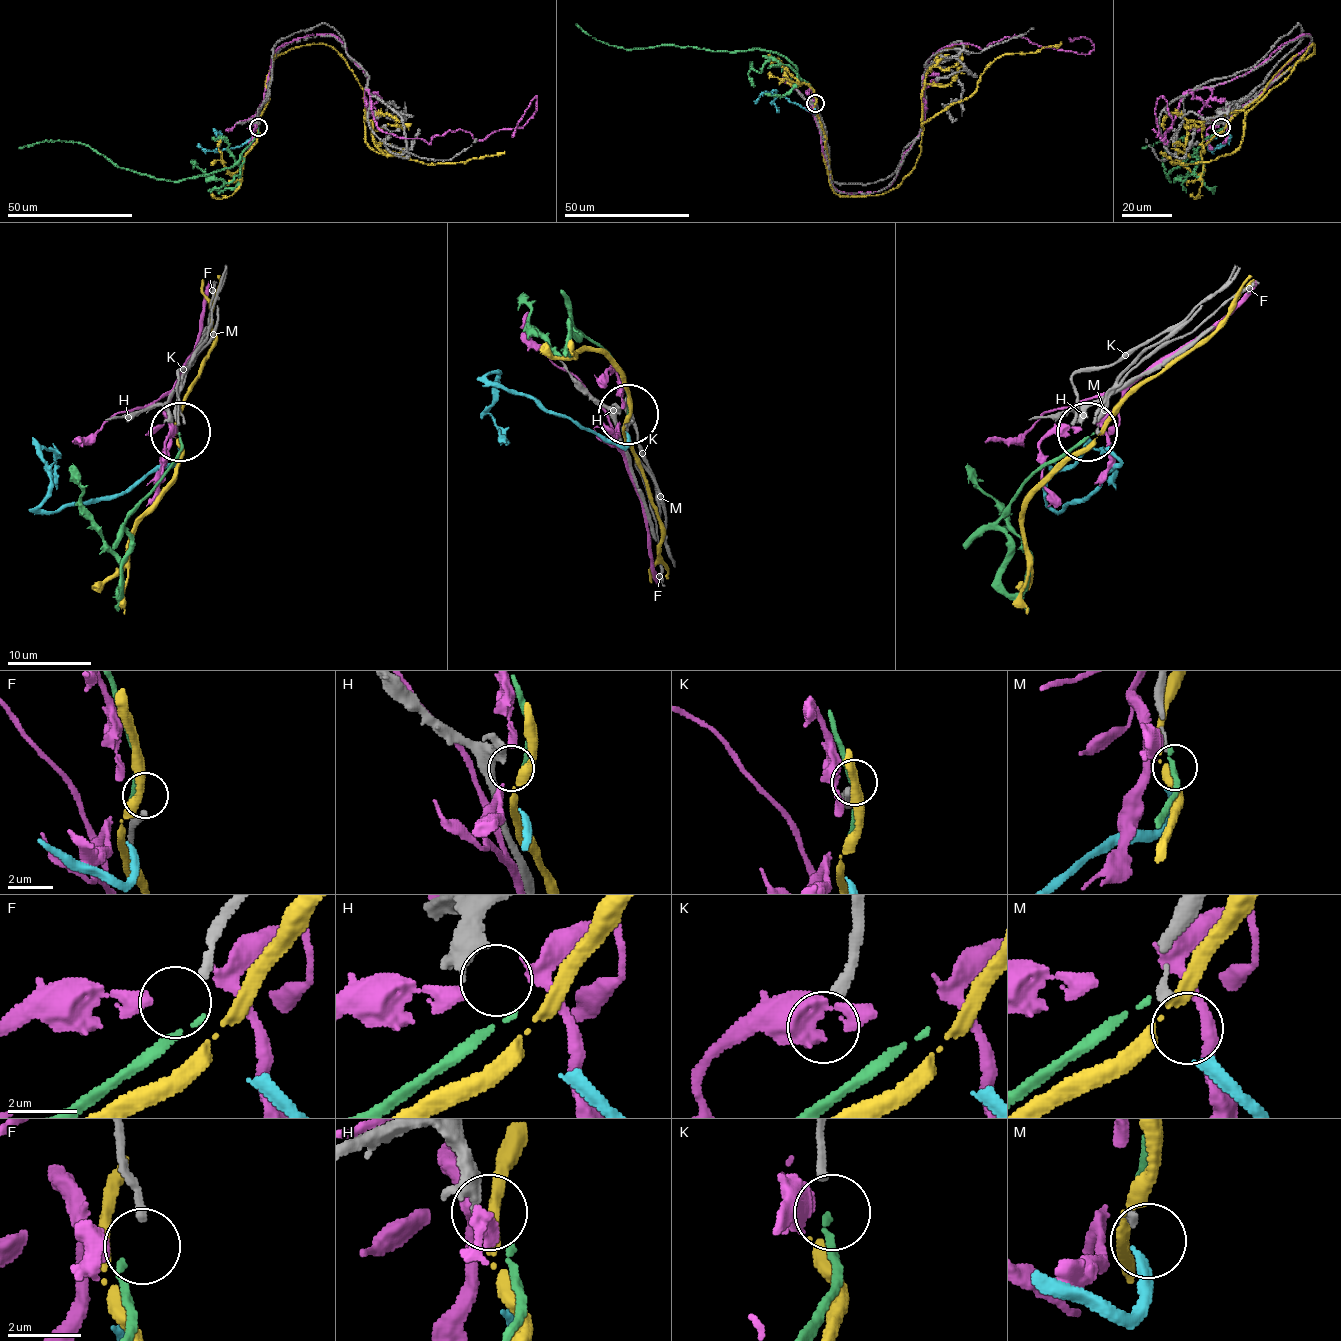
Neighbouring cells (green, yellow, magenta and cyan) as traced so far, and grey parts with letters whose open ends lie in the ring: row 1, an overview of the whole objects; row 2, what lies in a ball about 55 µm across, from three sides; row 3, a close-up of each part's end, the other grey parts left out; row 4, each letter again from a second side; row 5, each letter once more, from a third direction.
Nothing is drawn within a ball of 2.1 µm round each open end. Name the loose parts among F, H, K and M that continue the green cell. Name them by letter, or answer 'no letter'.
no letter

